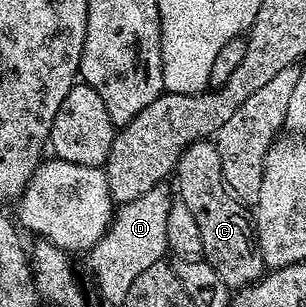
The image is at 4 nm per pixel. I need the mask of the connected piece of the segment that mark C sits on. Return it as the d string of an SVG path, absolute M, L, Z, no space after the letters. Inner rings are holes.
M214 139L194 140L181 154L173 173L173 180L179 183L178 199L189 206L197 227L201 230L202 259L217 270L221 282L232 290L247 287L255 283L265 274L263 255L259 249L259 241L255 239L255 225L252 217L234 196L221 174L221 154L217 150Z

